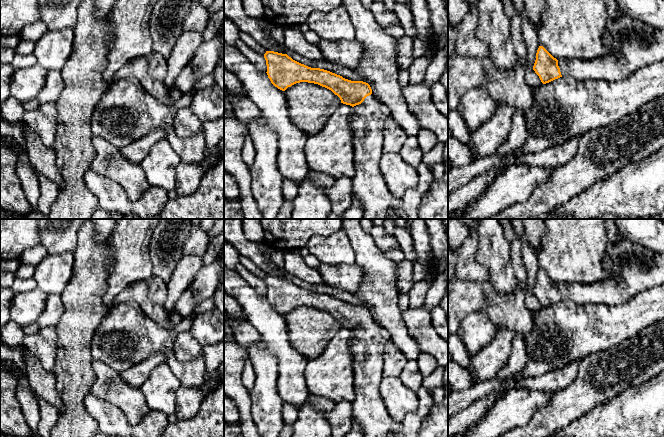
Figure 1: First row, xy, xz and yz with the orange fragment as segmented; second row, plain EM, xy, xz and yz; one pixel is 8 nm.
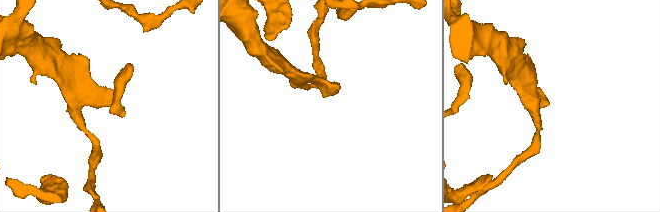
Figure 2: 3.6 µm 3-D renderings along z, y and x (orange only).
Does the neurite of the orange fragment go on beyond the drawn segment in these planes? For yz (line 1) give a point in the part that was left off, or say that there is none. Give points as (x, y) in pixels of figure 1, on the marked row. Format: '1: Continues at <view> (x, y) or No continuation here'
1: Continues at yz (634, 45)

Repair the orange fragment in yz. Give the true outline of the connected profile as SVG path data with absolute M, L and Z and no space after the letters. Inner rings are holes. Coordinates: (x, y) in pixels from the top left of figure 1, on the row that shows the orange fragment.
M626 13L616 20L608 18L606 30L603 40L612 51L609 56L592 60L557 60L543 46L539 46L533 70L543 84L560 77L613 82L664 60L664 30L645 25Z

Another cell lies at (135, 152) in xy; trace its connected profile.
M156 129L120 150L128 162L140 164L149 153L151 147L164 137L166 137L166 132Z

